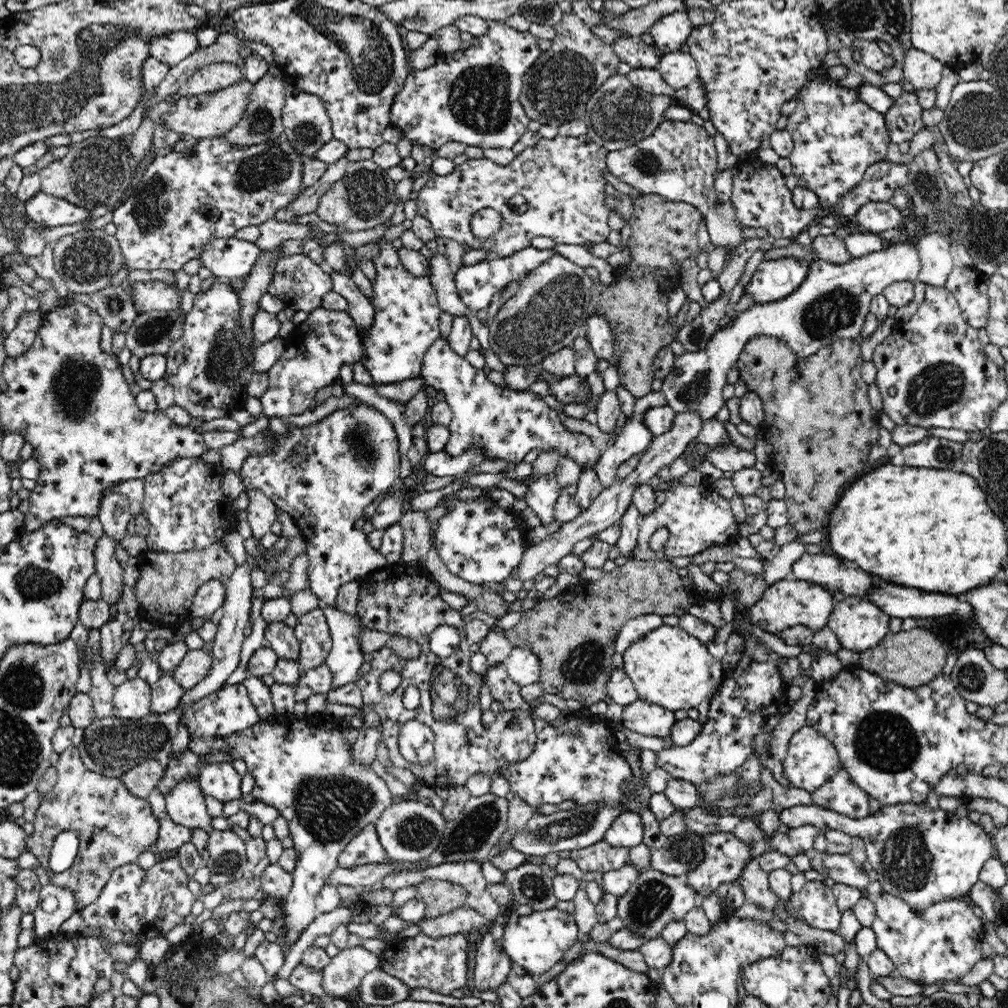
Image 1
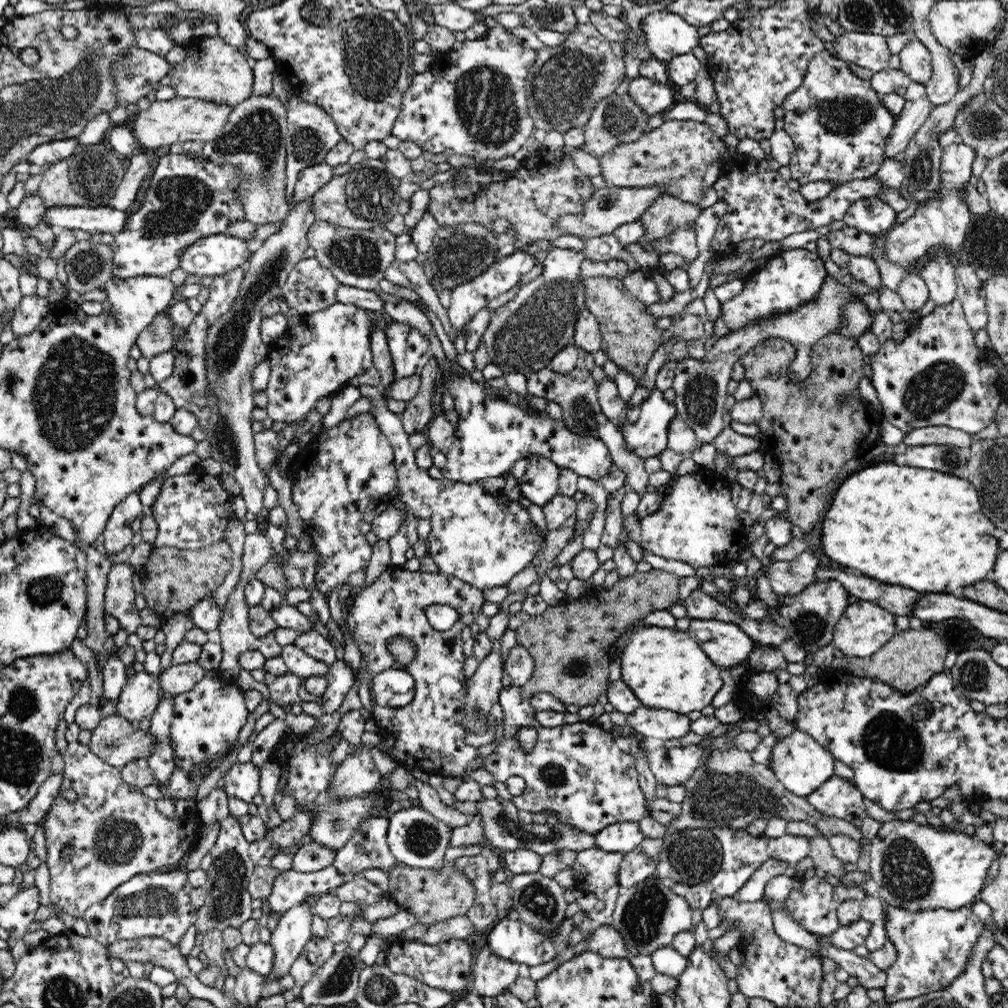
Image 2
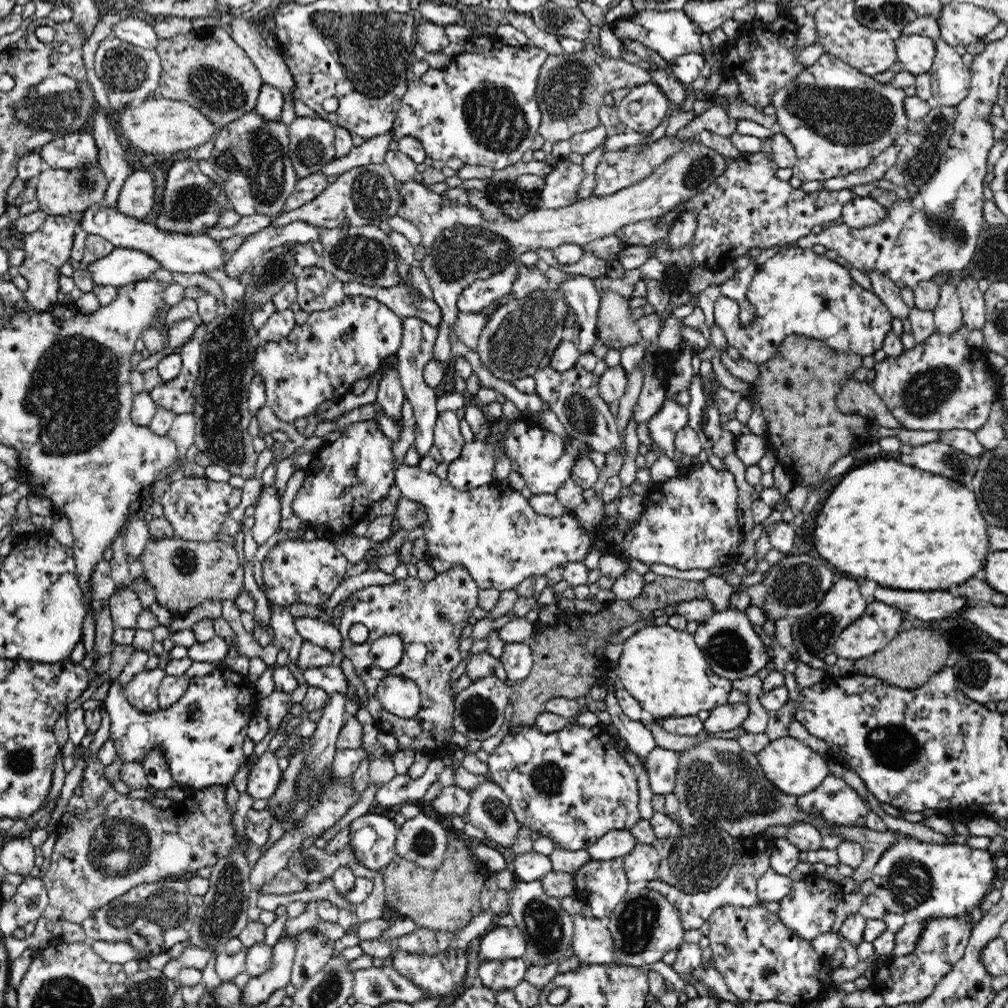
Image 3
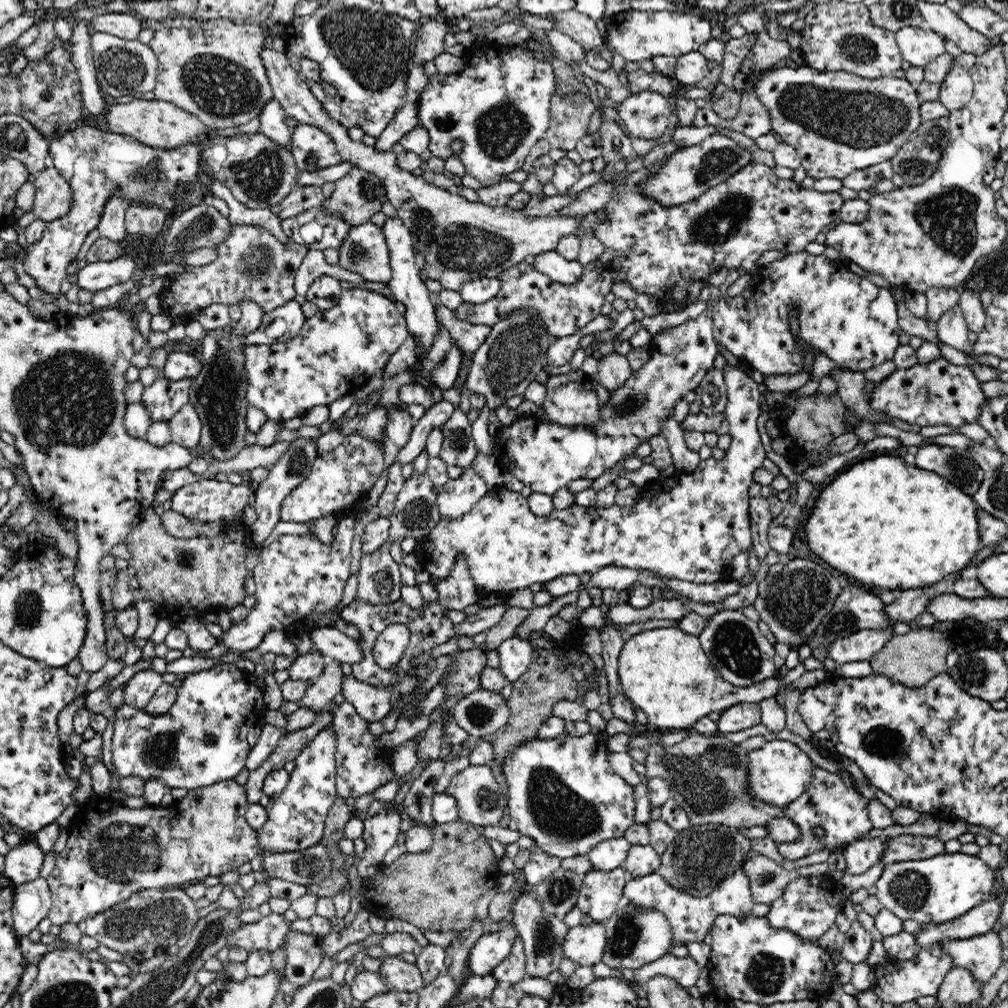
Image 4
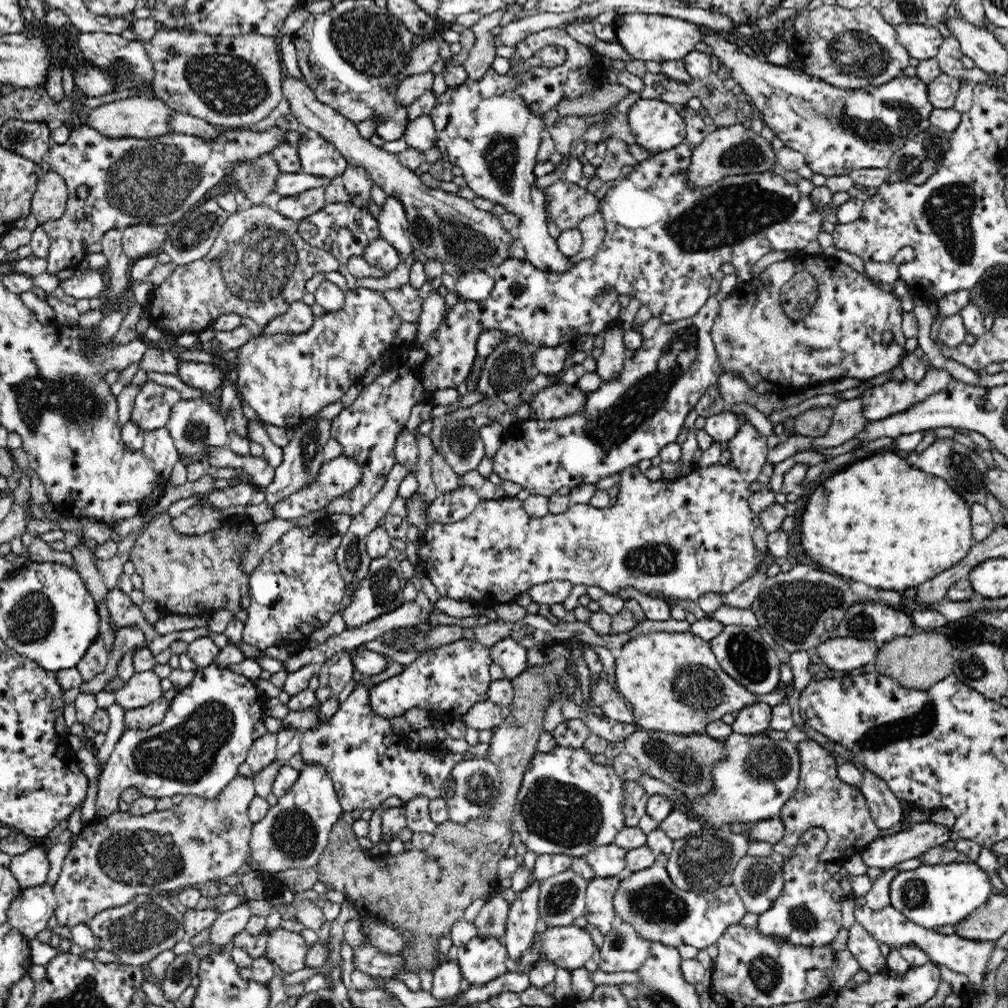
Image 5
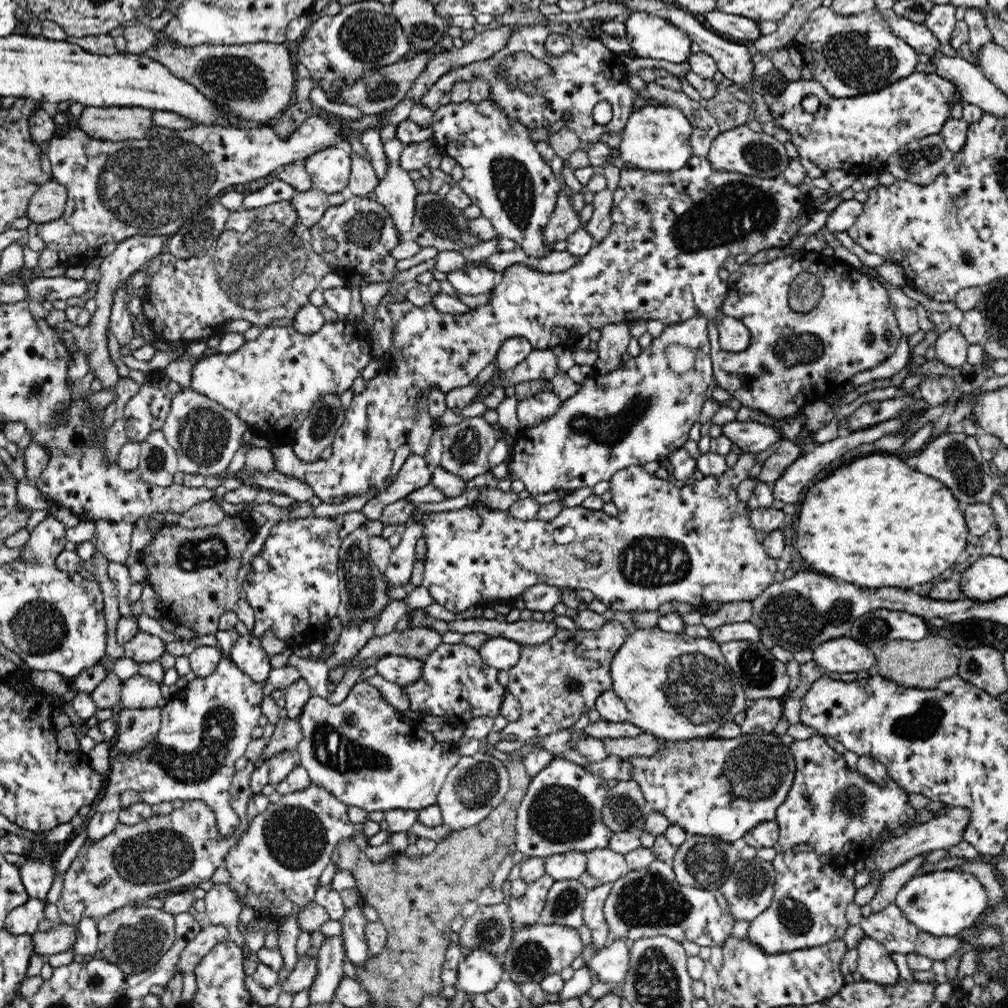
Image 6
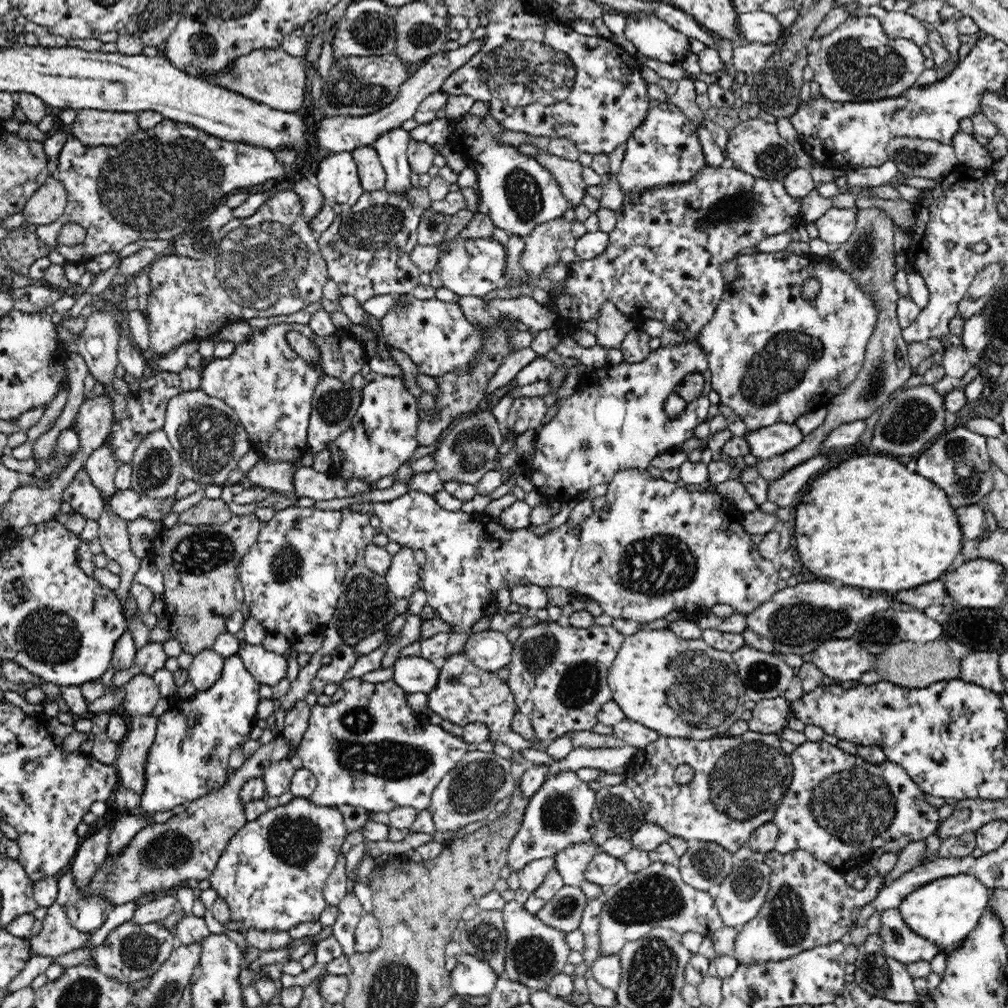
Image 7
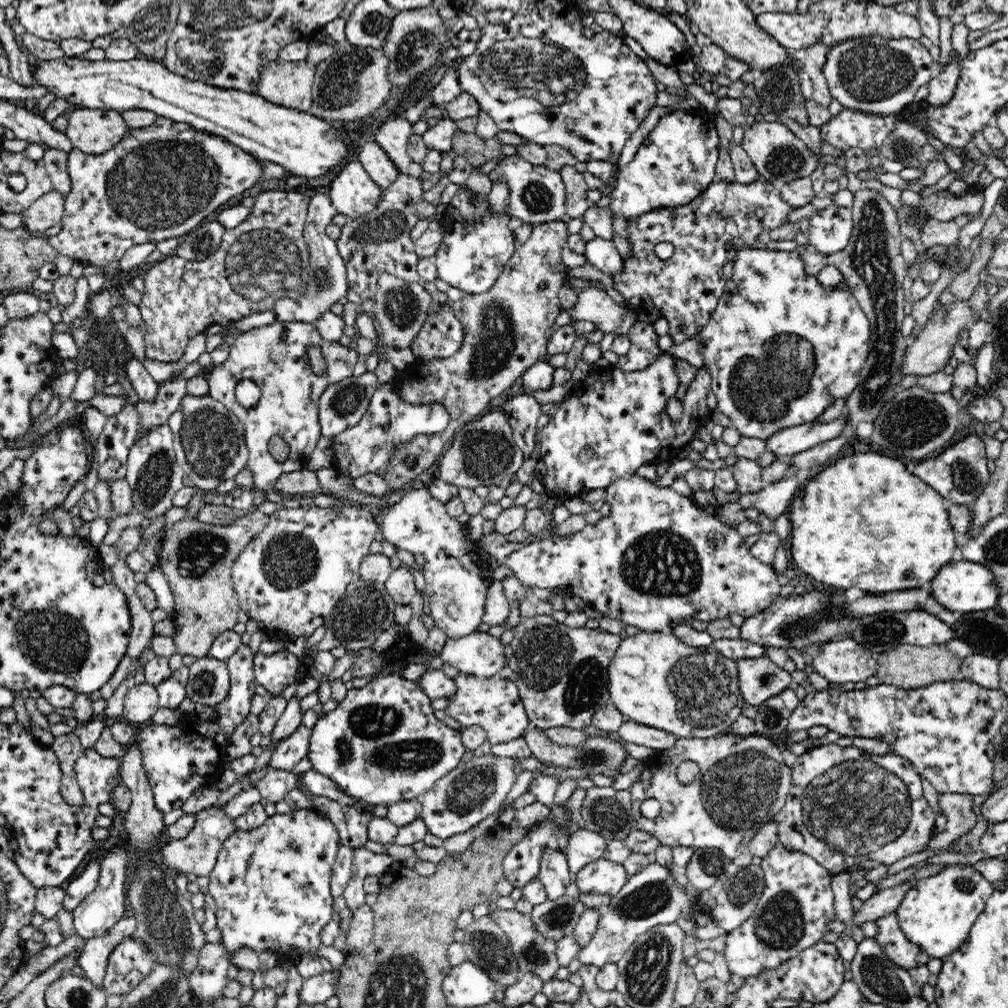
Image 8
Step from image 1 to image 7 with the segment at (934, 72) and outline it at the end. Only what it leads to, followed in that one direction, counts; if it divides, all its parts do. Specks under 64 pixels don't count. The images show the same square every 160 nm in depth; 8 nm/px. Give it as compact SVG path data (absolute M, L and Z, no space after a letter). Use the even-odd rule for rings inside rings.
M874 5L856 11L853 16L866 14L879 18L888 38L908 39L920 47L928 42L929 25L912 15L906 14L906 11L887 11L881 5Z

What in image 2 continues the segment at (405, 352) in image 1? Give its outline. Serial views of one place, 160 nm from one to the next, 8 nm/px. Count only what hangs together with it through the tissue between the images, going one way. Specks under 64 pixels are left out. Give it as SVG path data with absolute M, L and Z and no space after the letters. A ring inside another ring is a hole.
M393 319L389 320L384 331L388 341L388 349L390 349L390 355L392 355L392 371L395 375L395 381L413 375L420 376L428 360L433 357L429 338L417 328L412 328Z

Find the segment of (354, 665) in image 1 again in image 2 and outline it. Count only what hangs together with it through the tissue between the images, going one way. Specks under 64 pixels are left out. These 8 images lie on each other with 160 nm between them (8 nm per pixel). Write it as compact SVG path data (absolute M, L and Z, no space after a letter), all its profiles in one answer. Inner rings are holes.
M343 658L342 660L337 659L329 666L325 677L327 678L328 686L322 695L323 705L321 707L324 713L332 714L342 706L344 696L352 688L355 672Z

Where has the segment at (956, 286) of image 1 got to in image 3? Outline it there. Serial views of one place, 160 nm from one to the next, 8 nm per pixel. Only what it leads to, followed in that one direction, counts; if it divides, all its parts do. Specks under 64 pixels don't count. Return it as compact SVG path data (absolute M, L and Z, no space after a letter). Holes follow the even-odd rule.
M971 276L960 279L957 291L963 312L963 324L970 331L983 330L986 314L985 300L983 293L978 289L977 280Z

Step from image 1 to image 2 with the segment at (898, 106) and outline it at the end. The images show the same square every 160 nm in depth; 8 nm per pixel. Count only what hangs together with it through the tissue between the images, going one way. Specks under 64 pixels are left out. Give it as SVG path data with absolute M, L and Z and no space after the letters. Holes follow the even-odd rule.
M914 81L908 85L904 101L904 109L896 116L892 133L886 140L886 159L894 159L899 152L906 149L910 140L929 118L933 108L924 85Z

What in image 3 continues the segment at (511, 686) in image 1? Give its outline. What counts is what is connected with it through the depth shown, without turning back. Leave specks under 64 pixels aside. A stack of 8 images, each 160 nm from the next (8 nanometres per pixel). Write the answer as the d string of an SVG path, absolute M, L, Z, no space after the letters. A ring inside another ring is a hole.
M598 723L592 728L569 724L564 730L545 734L535 725L510 728L509 733L487 756L491 779L509 796L517 821L541 835L550 836L558 848L582 850L610 830L630 830L640 819L638 777L620 754L608 728Z

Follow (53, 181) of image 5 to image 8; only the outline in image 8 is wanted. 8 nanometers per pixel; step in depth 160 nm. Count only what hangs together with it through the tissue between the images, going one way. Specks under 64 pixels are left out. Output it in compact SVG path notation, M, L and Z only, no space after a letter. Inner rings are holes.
M56 189L50 190L50 192L44 192L38 200L34 200L30 206L24 210L21 214L23 216L23 222L25 228L32 233L39 233L61 222L65 207L65 195L62 192L58 192Z

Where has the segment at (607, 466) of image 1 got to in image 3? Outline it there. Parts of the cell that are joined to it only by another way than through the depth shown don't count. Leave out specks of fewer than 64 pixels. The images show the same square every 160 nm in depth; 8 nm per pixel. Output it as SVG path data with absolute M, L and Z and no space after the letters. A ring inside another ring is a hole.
M664 398L660 410L646 422L648 435L650 435L650 447L655 451L662 451L670 457L680 472L686 467L679 460L679 455L674 448L674 440L678 430L682 430L688 424L688 409L674 399Z

